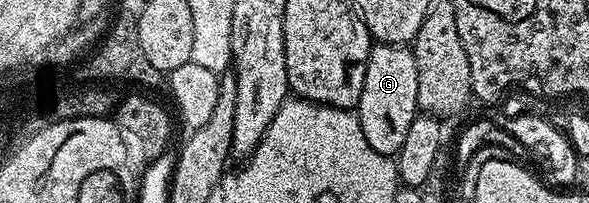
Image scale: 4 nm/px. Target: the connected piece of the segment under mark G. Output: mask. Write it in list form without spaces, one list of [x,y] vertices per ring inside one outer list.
[[[397,43],[371,46],[364,69],[364,89],[356,108],[360,129],[364,129],[368,145],[372,145],[372,149],[376,149],[376,153],[381,155],[397,156],[400,145],[404,145],[408,128],[419,113],[418,74],[413,50]]]

